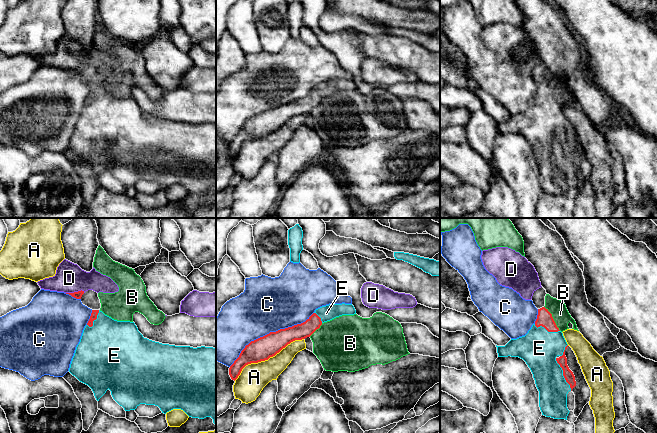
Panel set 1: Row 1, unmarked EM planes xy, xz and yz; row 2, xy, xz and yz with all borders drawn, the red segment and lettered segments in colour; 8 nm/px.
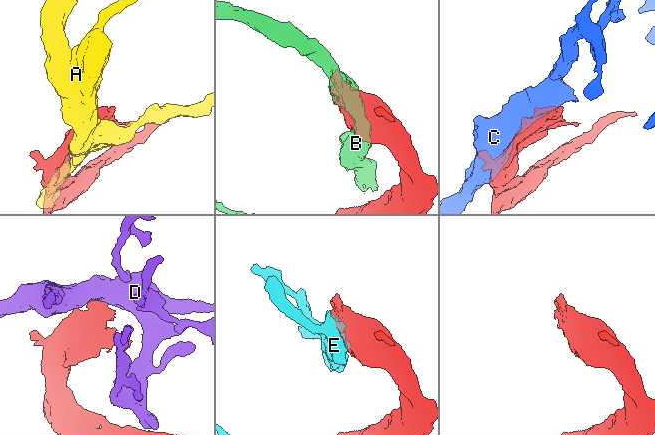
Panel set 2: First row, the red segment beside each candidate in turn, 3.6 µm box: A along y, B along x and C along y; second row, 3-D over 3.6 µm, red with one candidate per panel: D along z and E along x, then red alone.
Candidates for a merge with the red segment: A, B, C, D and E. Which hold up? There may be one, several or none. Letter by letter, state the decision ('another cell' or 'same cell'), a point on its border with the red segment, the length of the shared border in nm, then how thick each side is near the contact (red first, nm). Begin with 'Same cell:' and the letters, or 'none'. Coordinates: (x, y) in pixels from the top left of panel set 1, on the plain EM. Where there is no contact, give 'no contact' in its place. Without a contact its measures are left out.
Same cell: E
A: another cell | xz (267, 135) | 650 nm | 190/220 nm
B: another cell | yz (552, 94) | 240 nm | 130/140 nm
C: another cell | xz (270, 108) | 800 nm | 190/440 nm
D: another cell | xy (75, 68) | 150 nm | 60/240 nm
E: same cell | yz (563, 150) | 300 nm | 80/260 nm

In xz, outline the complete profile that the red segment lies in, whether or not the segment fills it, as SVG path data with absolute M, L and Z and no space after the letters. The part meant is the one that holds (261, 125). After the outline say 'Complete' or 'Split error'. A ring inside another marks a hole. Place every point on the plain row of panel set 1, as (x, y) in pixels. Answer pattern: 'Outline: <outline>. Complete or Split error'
Outline: M329 80L316 85L301 100L270 108L263 113L251 117L230 142L229 151L231 155L235 157L246 141L268 136L291 118L310 113L324 98L342 91L354 90L356 90L356 86L352 80Z. Split error

